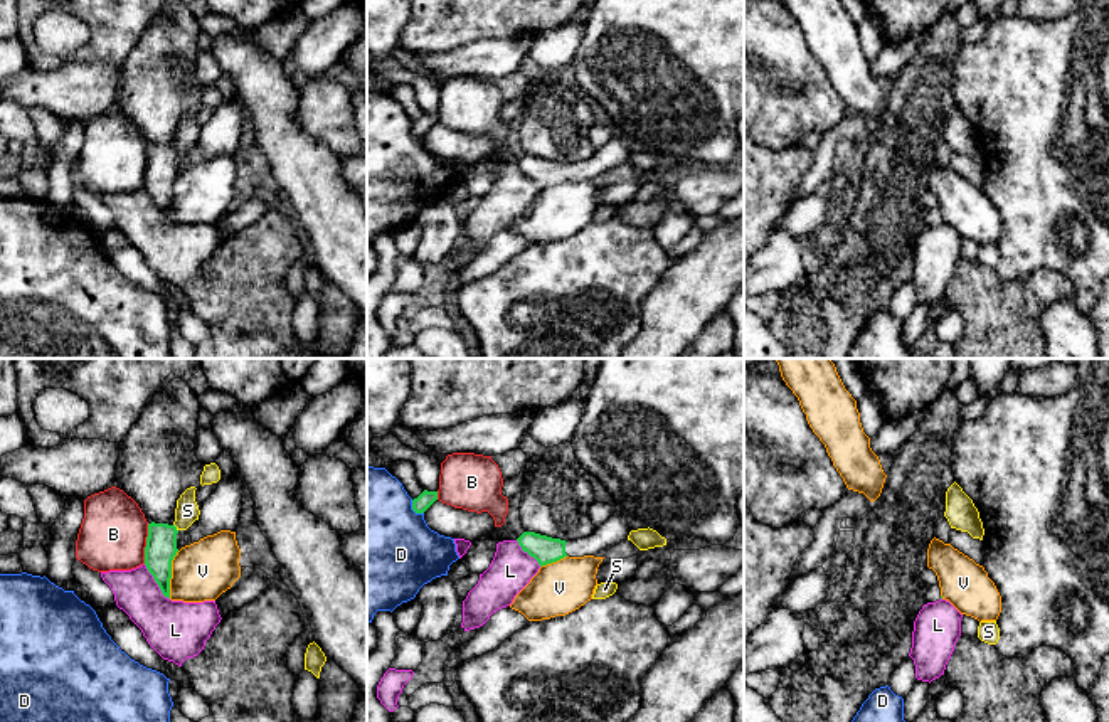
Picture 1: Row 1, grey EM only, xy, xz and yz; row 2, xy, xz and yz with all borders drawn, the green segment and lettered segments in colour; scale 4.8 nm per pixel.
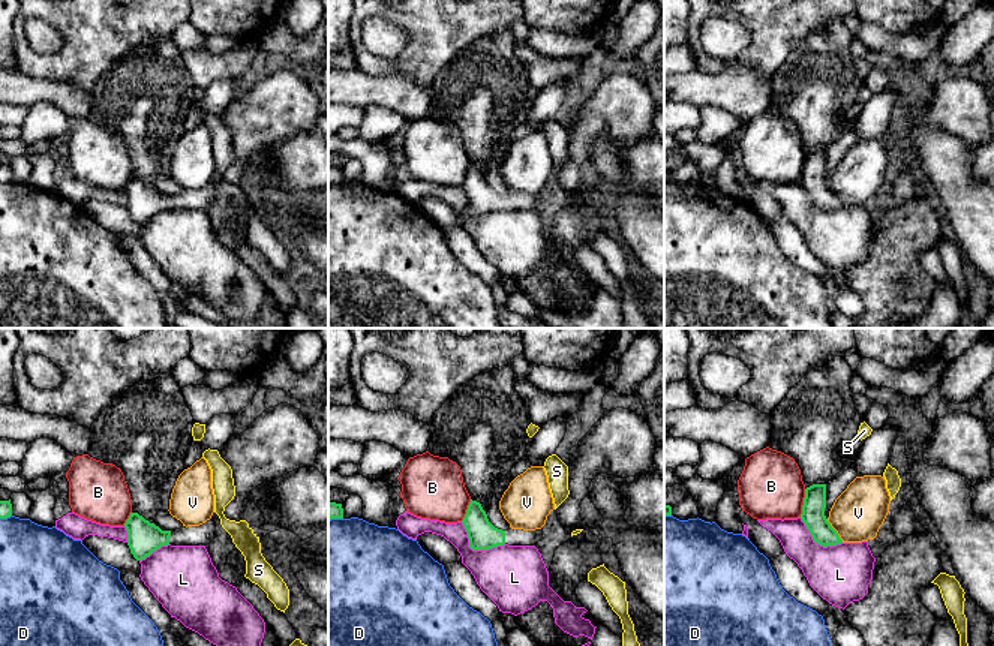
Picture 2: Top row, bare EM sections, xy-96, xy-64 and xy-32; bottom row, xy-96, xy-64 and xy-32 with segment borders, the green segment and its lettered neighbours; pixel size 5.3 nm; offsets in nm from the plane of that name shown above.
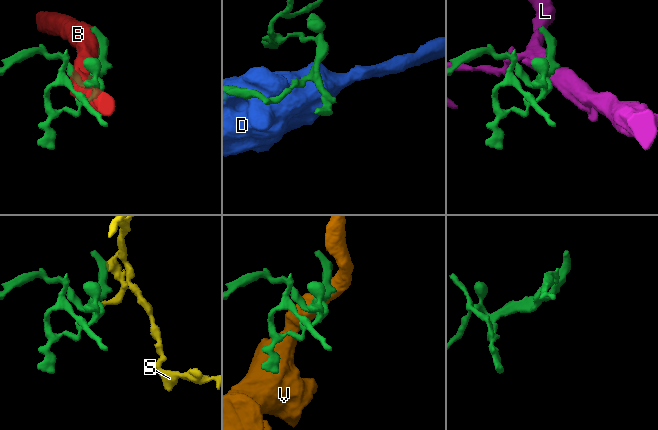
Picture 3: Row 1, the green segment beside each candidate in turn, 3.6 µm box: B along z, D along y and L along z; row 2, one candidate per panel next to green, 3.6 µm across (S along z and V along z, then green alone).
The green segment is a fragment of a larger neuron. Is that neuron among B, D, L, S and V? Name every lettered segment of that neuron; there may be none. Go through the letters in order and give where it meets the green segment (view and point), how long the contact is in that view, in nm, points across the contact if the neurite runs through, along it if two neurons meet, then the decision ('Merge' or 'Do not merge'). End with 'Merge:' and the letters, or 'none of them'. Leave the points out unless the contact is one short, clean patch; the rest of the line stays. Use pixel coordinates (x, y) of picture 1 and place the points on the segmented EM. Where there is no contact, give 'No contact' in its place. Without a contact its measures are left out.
B: Touches green at xy (147, 544). Shared border 190 nm. Do not merge
D: Touches green at xz (414, 510). Shared border 90 nm. Do not merge
L: Touches green at xy (155, 581). Shared border 220 nm. Boundary: xy (143, 564), (169, 599). Do not merge
S: Touches green at xy (175, 527). Shared border 40 nm. Boundary: xy (174, 524), (177, 530). Do not merge
V: Touches green at xy (170, 574). Shared border 240 nm. Boundary: xy (179, 551), (172, 561), (169, 598). Do not merge
Merge: none of them

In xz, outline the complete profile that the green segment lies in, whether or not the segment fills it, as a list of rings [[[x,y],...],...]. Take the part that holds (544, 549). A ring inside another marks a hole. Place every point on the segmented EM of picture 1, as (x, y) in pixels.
[[[614,512],[594,532],[577,540],[560,540],[535,532],[523,532],[517,542],[523,552],[533,557],[539,565],[557,562],[564,557],[606,557],[608,550],[626,540],[633,528],[621,512]]]

